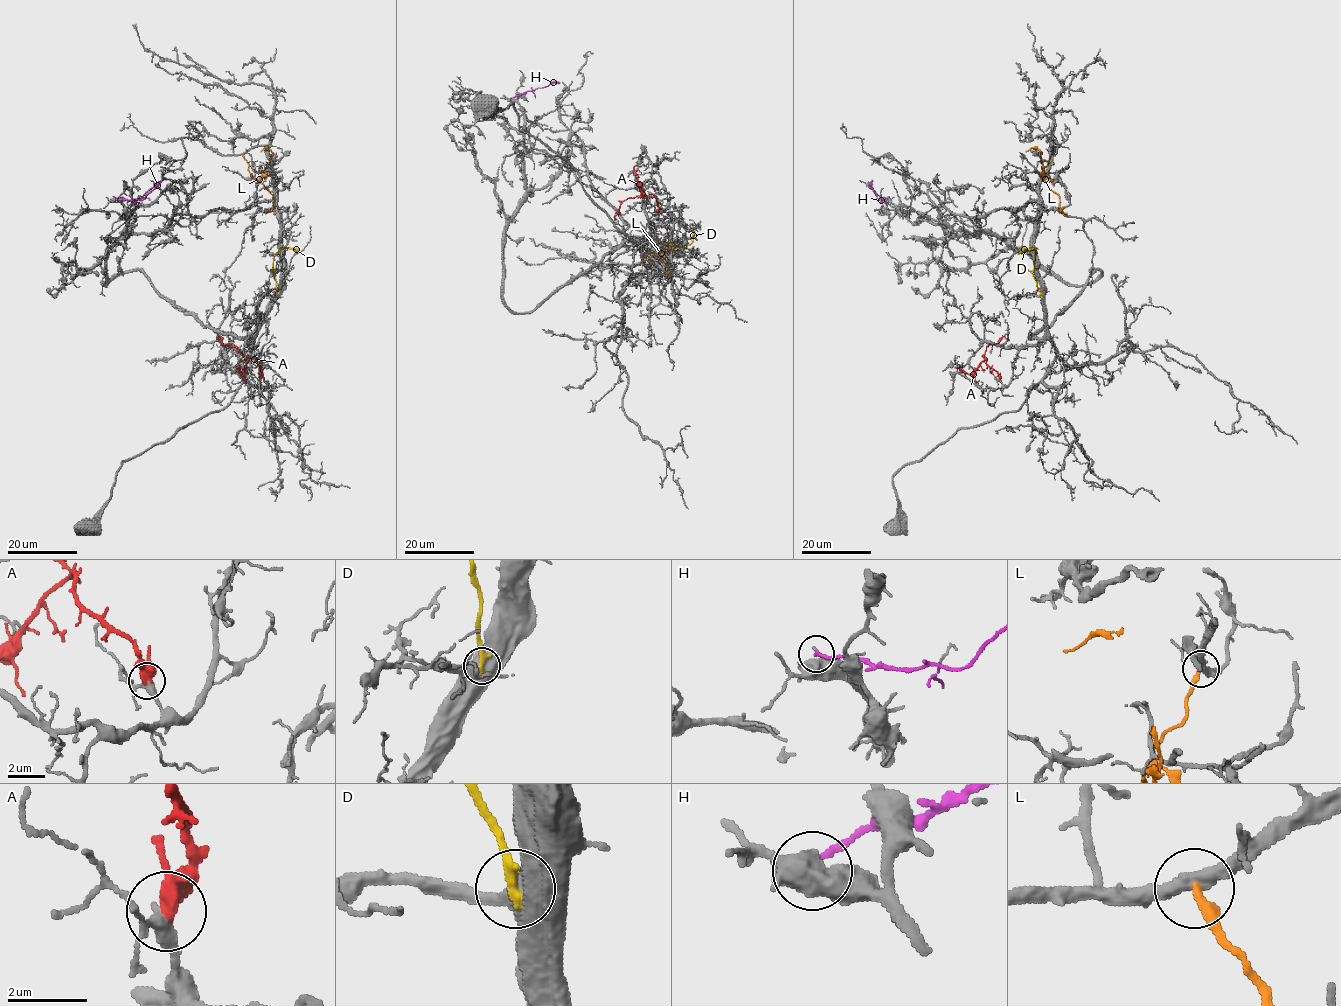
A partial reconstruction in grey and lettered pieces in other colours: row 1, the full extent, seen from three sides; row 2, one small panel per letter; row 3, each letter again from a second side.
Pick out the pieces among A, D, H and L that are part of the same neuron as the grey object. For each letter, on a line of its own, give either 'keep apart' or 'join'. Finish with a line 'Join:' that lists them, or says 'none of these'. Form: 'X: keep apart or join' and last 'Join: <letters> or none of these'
A: keep apart
D: keep apart
H: keep apart
L: keep apart
Join: none of these

